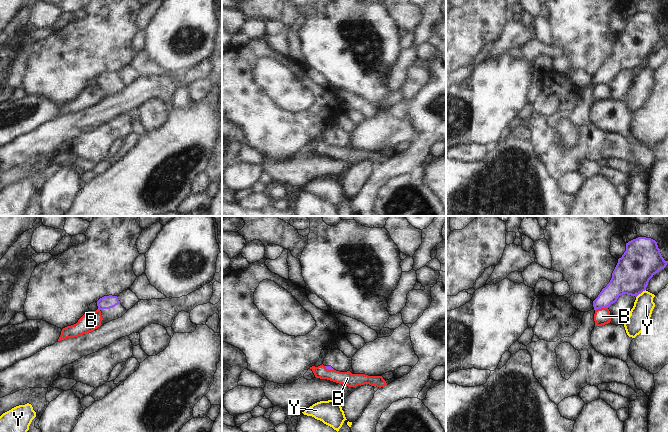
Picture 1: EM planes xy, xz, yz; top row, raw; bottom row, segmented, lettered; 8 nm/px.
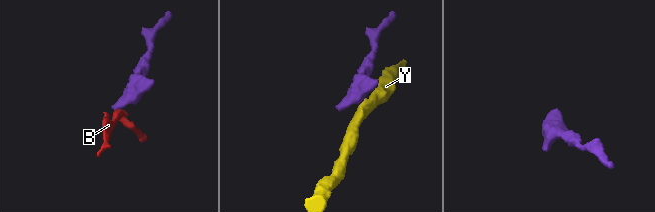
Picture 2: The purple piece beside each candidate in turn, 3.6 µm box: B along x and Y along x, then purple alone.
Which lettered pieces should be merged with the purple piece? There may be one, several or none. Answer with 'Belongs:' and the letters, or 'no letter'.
Belongs: no letter

